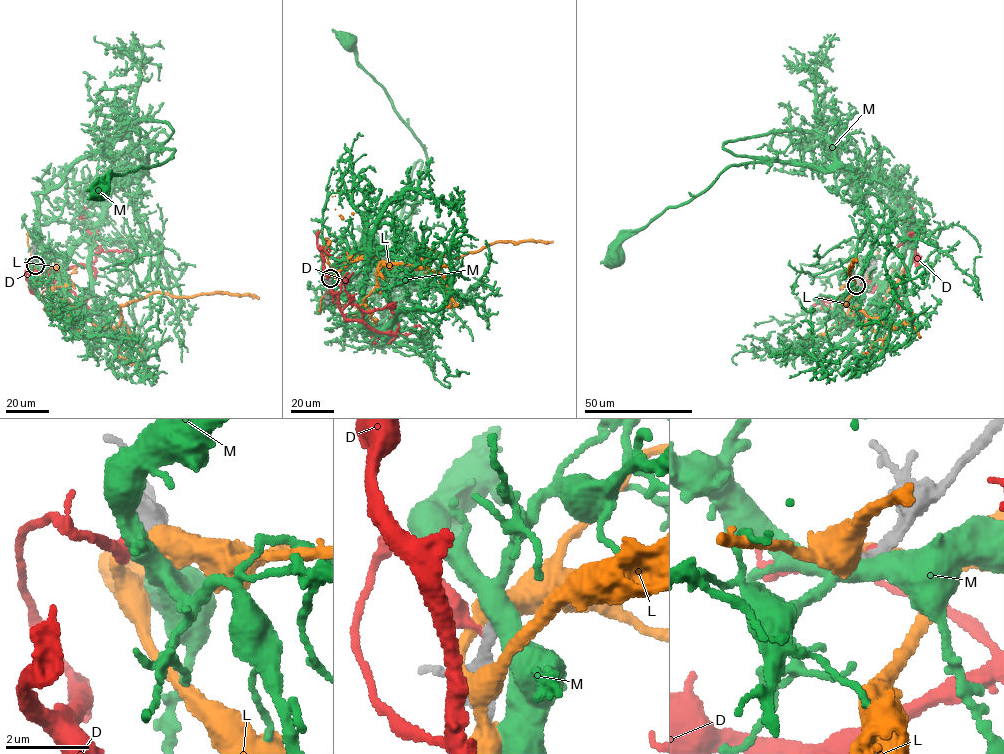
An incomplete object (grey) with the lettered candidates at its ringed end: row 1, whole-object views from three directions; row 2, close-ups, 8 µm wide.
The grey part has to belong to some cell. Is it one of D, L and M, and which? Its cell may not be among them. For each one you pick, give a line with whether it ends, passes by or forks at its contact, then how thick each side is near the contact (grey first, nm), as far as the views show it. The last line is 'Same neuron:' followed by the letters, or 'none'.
Same neuron: none

